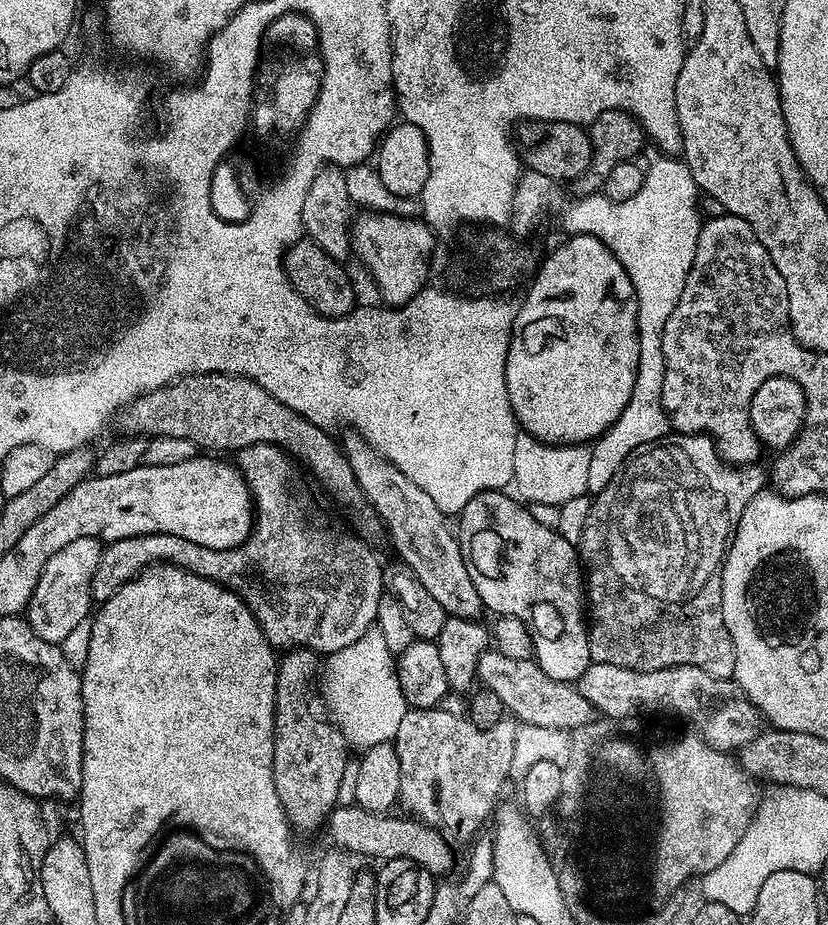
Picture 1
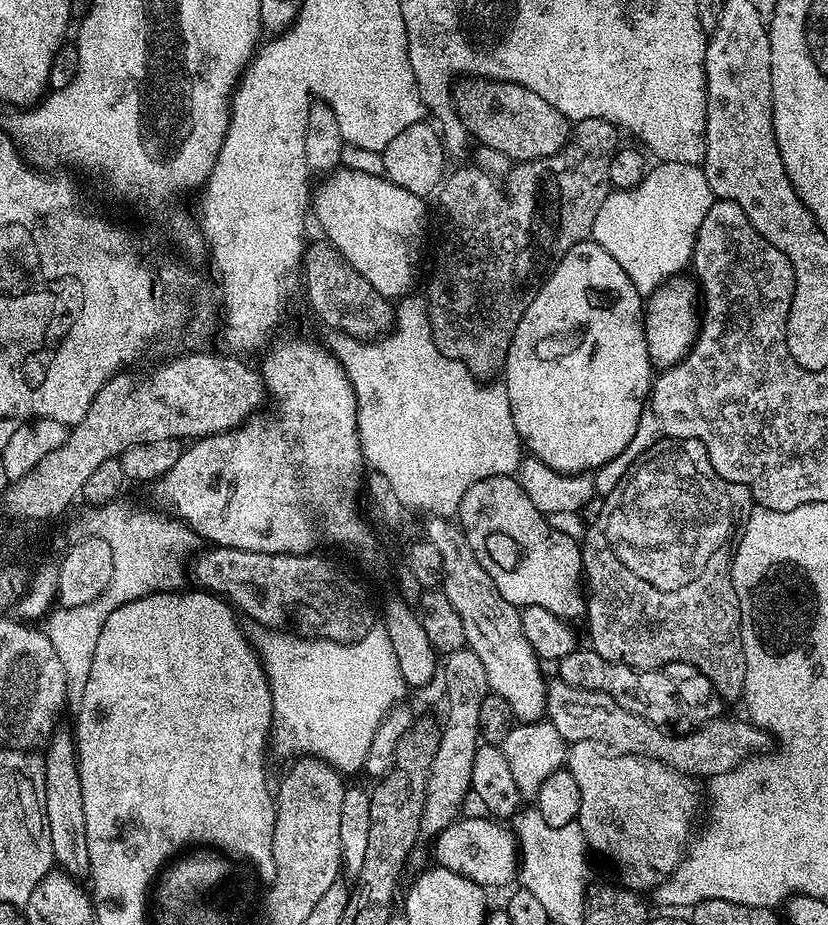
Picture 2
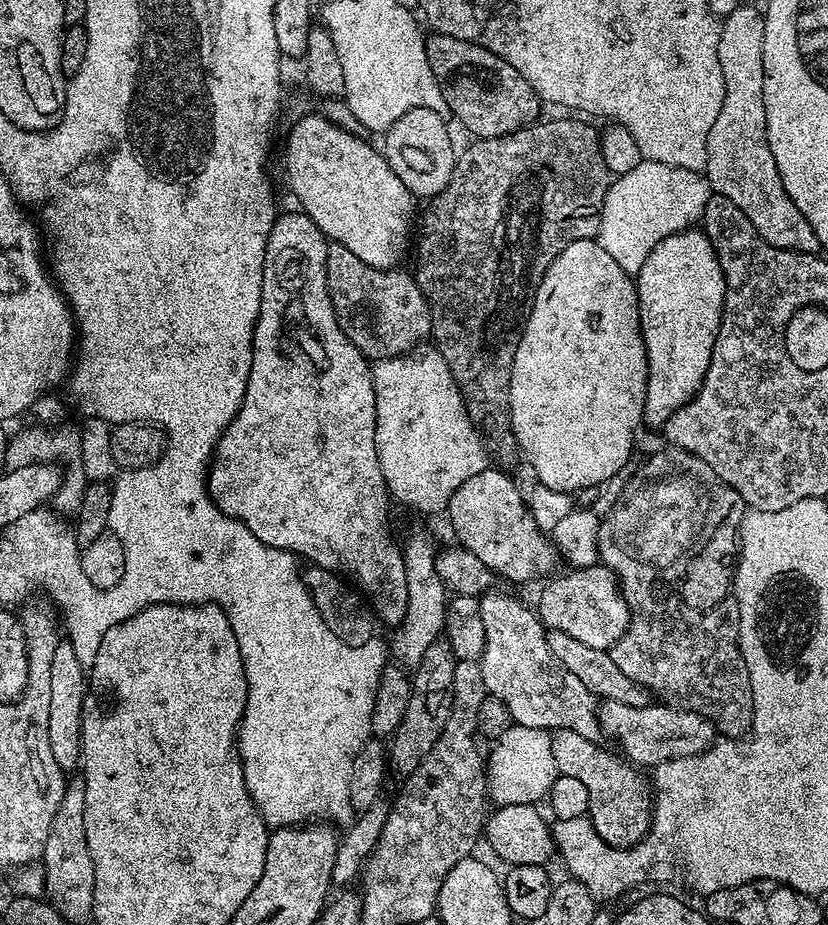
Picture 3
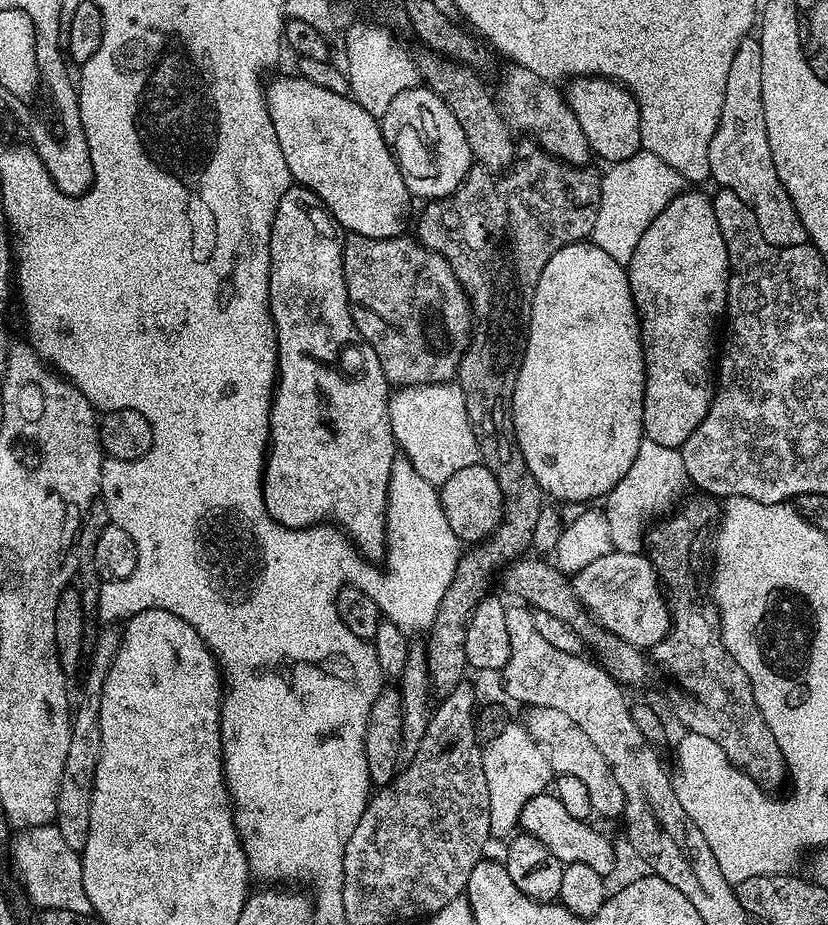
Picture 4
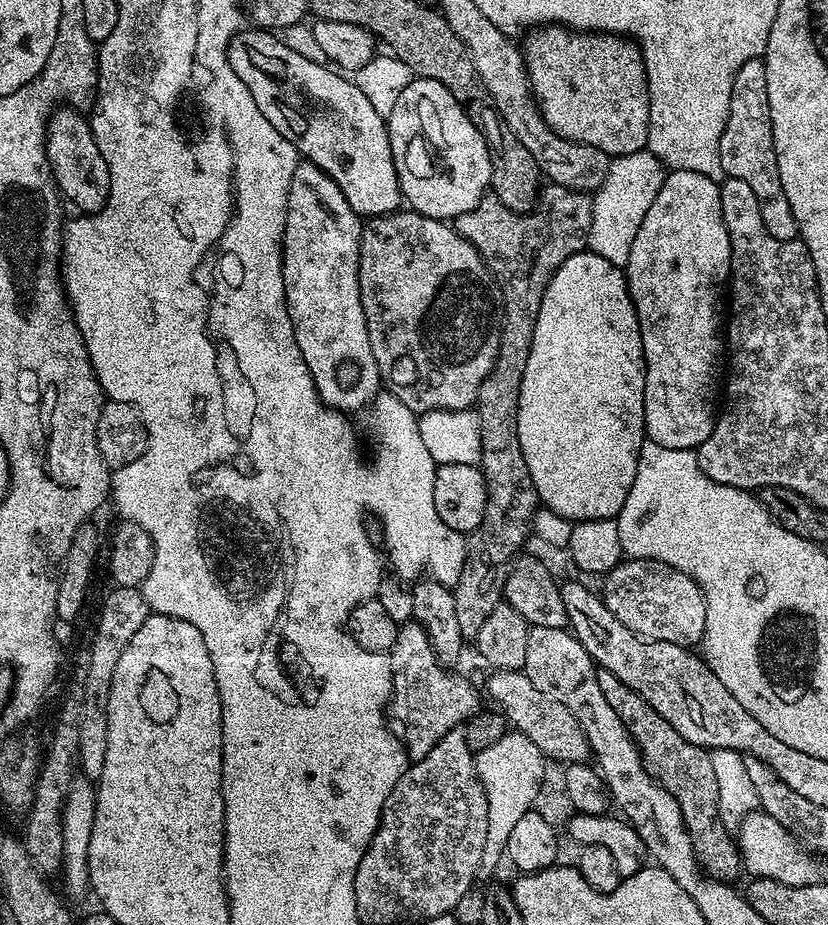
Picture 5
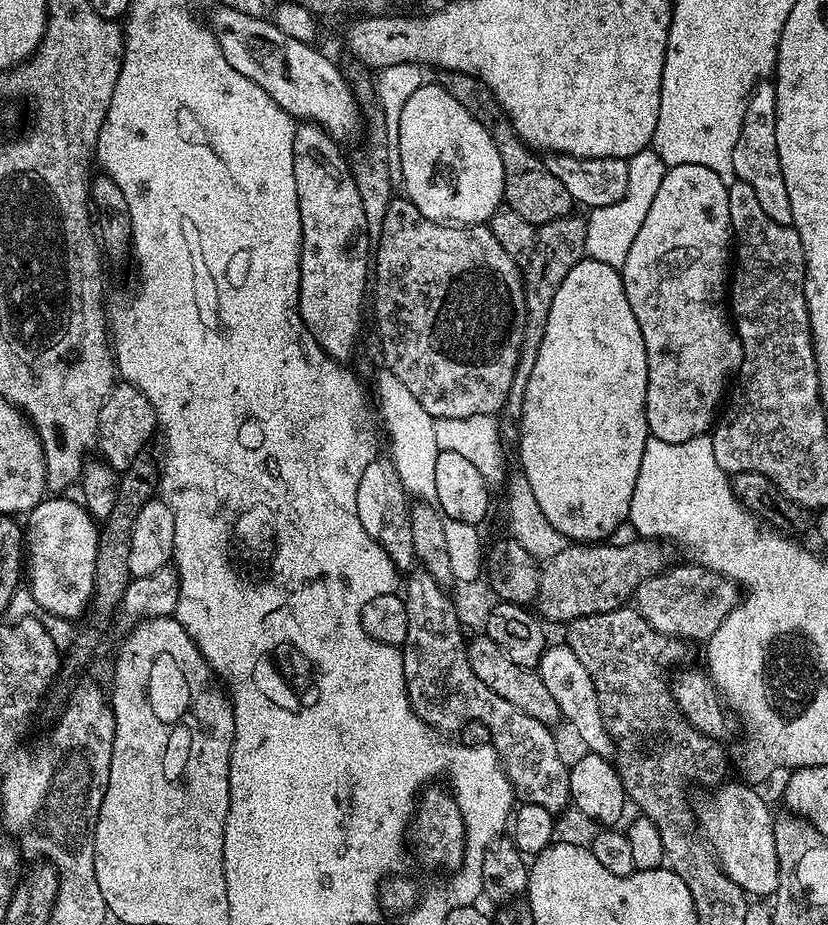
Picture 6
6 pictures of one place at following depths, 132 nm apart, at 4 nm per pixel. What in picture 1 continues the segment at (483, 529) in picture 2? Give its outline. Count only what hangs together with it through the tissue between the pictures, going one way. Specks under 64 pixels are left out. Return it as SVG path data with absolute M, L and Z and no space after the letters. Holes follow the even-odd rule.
M493 490L491 492L479 492L474 498L470 498L470 502L466 502L466 506L458 513L458 521L460 520L460 528L458 527L458 539L460 549L464 555L464 563L468 566L468 573L474 582L474 586L480 595L480 603L485 609L488 608L492 614L496 616L516 616L524 621L529 628L532 629L532 639L534 641L534 659L540 665L542 671L550 674L550 678L554 678L563 684L572 684L579 676L586 674L586 670L592 665L592 655L590 654L590 646L588 645L589 625L586 623L586 592L582 587L582 560L578 555L578 548L569 537L564 536L555 528L544 526L531 514L528 506L525 506L515 495L507 496L509 493L504 490Z

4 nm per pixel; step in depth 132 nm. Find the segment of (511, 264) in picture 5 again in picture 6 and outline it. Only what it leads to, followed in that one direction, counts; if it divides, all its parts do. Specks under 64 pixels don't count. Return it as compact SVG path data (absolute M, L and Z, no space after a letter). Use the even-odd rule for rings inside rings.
M504 206L492 215L490 221L494 238L498 238L498 242L502 242L502 250L506 250L510 258L514 258L520 276L524 279L524 341L520 347L514 380L502 409L503 415L508 415L512 422L519 421L522 414L526 382L530 382L530 370L534 370L534 358L538 358L538 346L542 342L546 318L550 314L550 302L554 302L554 294L558 286L562 286L562 278L566 278L566 274L574 270L576 263L586 256L586 220L583 215L576 215L559 216L554 222L545 224L531 224L526 222L526 218Z

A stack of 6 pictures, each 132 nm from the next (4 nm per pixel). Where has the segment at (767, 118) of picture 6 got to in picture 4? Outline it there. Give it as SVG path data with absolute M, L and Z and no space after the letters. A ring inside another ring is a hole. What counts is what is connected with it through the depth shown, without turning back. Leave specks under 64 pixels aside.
M752 34L741 42L734 54L734 62L730 62L730 78L726 78L722 114L710 142L710 170L711 179L717 180L720 188L734 190L734 194L738 194L738 198L742 198L742 202L754 210L754 218L758 218L758 230L762 230L762 238L766 238L766 242L781 246L809 243L806 226L802 226L802 218L798 218L790 202L790 194L786 194L786 186L782 186L778 170L774 170L774 158L770 154L770 142L766 134L766 114L762 110L762 46Z

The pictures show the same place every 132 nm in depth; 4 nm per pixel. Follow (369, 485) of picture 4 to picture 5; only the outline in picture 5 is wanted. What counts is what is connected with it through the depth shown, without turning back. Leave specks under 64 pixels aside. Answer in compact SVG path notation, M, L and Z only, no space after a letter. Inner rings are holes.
M301 159L294 170L294 178L290 178L288 191L284 227L284 297L294 326L294 338L316 383L316 393L329 408L337 410L367 409L382 388L380 371L370 346L370 334L366 330L366 314L360 301L358 258L361 231L362 218L352 209L338 182L318 165Z

